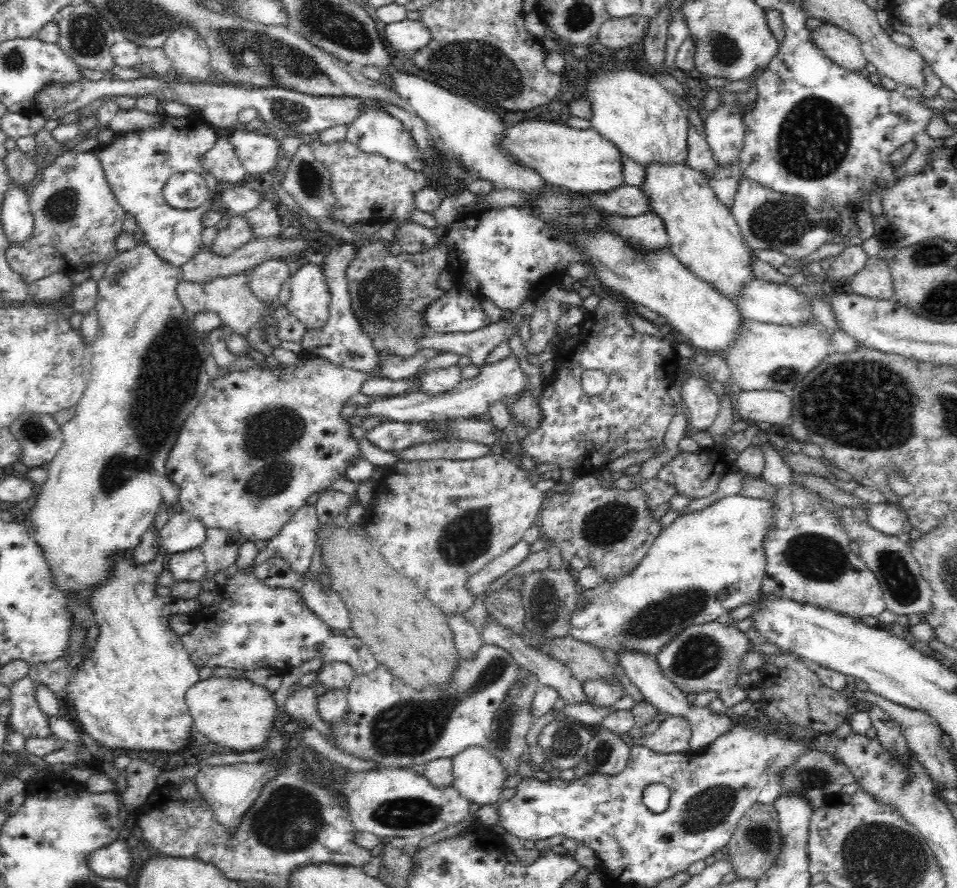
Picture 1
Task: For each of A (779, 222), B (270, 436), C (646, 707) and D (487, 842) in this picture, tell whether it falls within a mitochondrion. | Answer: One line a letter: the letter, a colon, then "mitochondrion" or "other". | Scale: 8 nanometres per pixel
A: mitochondrion
B: mitochondrion
C: other
D: other

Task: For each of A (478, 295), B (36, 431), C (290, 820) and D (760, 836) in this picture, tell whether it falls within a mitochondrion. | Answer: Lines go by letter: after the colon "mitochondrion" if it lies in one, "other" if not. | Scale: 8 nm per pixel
A: other
B: mitochondrion
C: mitochondrion
D: mitochondrion

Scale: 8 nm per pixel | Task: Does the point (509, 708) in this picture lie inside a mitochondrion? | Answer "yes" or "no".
yes

